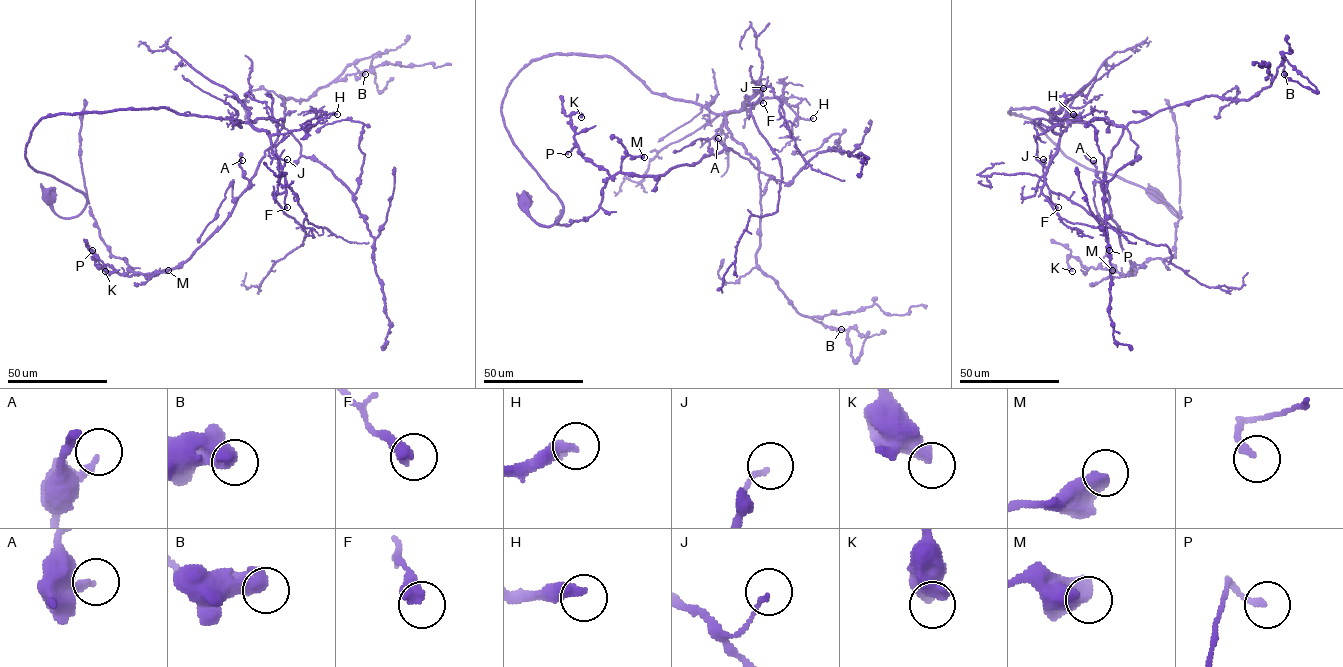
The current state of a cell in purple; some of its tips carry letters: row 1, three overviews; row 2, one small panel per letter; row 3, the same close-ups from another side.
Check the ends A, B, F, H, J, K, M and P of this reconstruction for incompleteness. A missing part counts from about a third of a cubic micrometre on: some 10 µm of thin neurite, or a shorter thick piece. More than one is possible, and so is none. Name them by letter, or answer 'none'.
none

